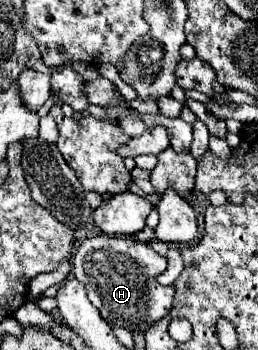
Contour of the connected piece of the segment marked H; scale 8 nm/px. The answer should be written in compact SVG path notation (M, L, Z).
M124 236L86 238L72 256L72 272L84 284L88 300L100 310L102 318L126 330L146 330L166 316L172 308L174 286L162 286L156 278L166 270L166 258L156 254L146 242Z

